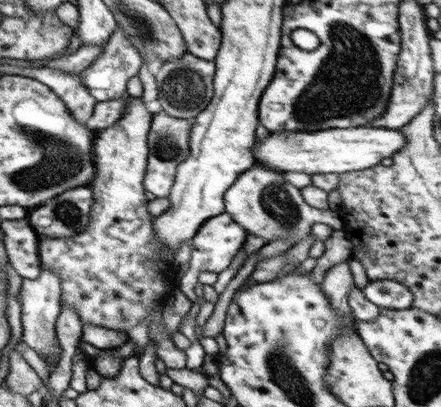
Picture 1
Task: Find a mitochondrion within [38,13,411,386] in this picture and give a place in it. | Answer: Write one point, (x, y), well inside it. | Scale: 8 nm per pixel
(349, 82)

